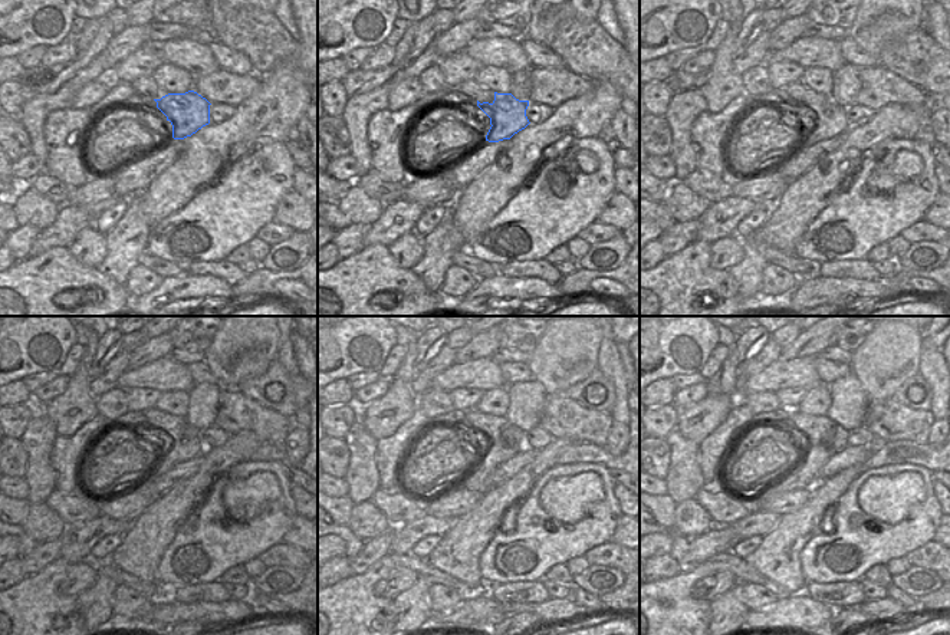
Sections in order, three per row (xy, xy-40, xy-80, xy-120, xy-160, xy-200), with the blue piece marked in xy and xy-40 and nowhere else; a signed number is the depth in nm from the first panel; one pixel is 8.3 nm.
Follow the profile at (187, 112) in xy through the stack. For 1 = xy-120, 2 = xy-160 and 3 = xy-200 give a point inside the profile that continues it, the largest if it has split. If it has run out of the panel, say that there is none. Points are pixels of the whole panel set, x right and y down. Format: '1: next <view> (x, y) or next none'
1: next xy-120 (181, 450)
2: next xy-160 (497, 451)
3: next xy-200 (805, 474)

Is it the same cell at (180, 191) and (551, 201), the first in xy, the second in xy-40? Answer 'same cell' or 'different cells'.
different cells

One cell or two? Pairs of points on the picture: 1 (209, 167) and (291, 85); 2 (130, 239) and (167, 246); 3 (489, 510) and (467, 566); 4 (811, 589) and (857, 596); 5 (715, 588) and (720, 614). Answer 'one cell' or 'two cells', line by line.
1: one cell
2: two cells
3: one cell
4: one cell
5: two cells

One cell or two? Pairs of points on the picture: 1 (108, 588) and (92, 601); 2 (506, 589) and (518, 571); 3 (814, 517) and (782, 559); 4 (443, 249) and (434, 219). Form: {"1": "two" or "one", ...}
{"1": "one", "2": "two", "3": "one", "4": "two"}

